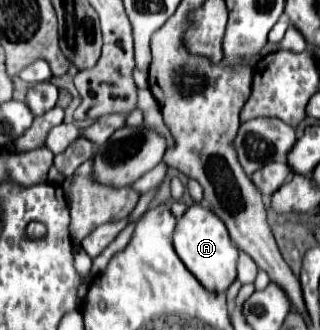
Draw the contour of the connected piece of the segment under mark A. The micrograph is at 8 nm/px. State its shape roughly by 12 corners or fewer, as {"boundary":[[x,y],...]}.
{"boundary":[[202,205],[174,231],[180,261],[206,291],[236,279],[238,247]]}

